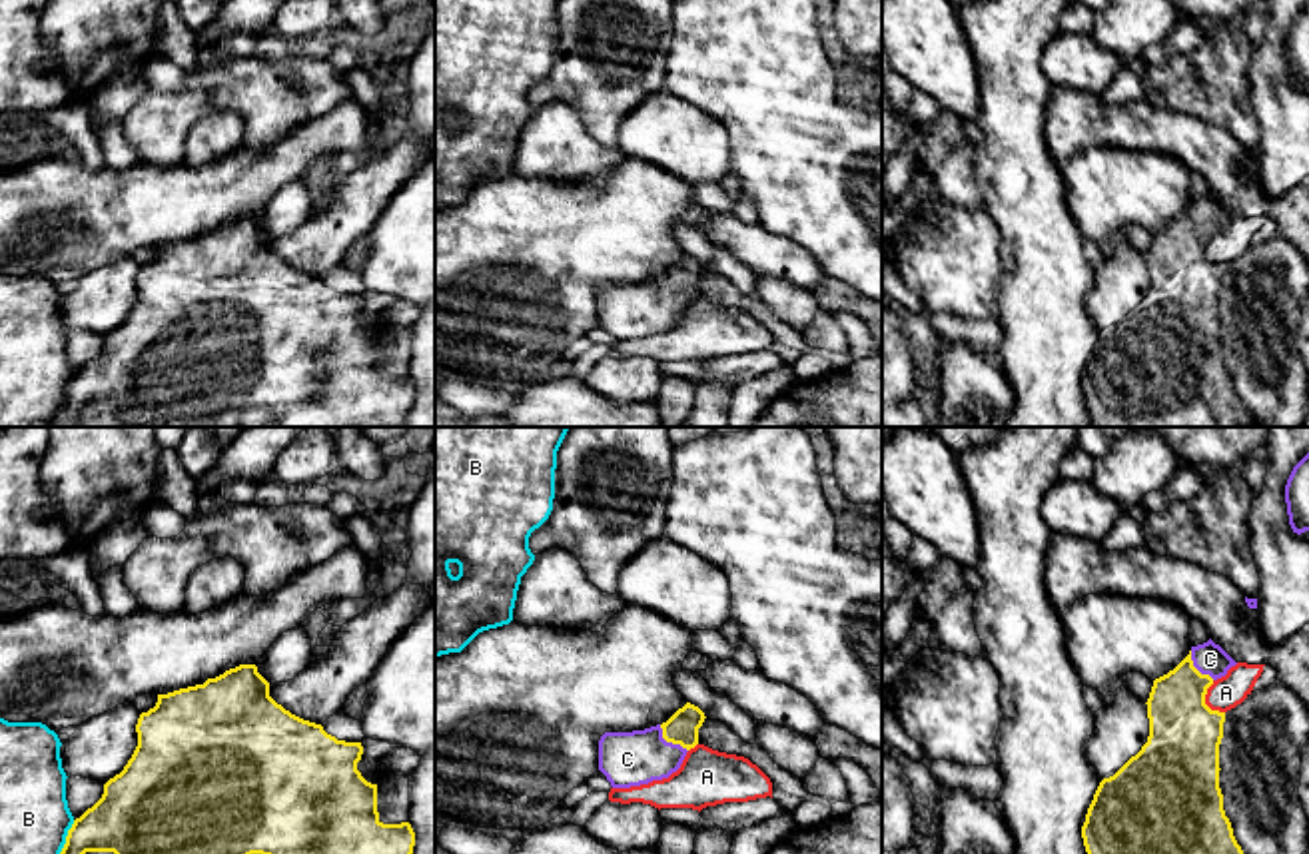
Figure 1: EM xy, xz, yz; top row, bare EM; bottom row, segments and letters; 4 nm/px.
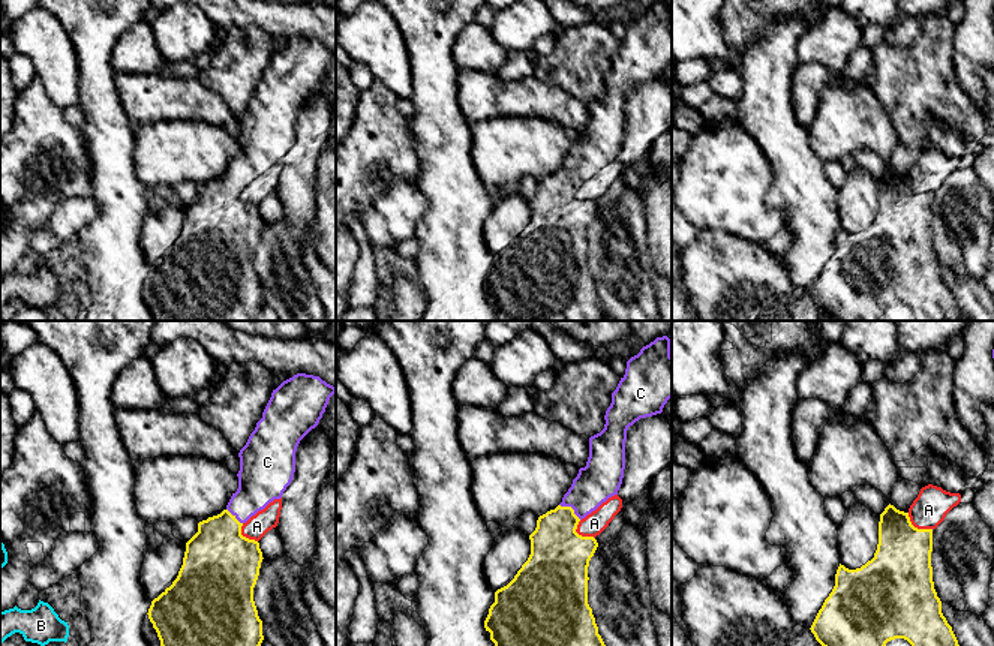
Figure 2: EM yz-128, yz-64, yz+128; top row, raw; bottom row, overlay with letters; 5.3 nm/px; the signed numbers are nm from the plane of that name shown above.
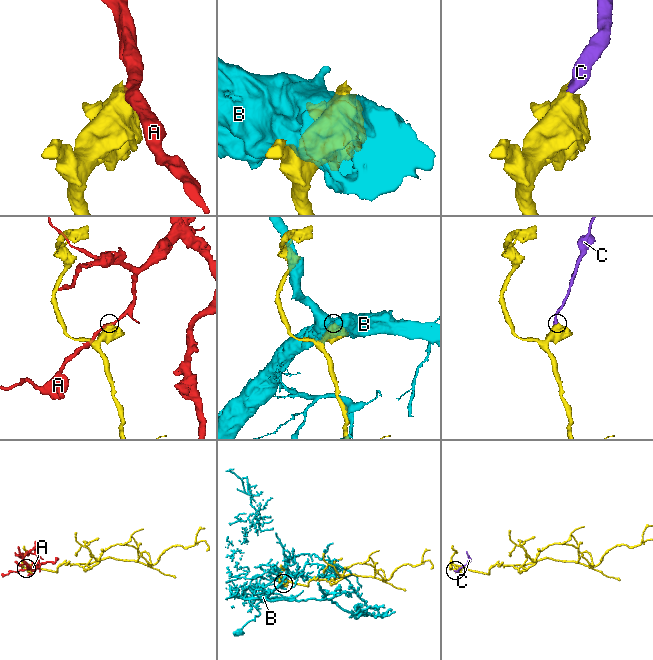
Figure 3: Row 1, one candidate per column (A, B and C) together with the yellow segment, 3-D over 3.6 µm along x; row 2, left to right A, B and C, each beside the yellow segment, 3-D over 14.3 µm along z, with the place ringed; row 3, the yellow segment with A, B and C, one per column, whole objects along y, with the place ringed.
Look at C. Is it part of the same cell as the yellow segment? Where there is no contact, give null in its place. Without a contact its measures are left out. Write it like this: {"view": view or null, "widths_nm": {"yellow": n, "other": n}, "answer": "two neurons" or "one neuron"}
{"view": "xz", "widths_nm": {"yellow": 130, "other": 220}, "answer": "one neuron"}

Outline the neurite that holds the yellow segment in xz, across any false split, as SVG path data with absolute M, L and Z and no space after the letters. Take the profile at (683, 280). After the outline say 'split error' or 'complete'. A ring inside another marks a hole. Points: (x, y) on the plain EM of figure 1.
M686 255L666 275L633 285L605 285L599 293L599 323L613 341L631 341L676 325L698 297L704 265Z; split error

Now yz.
M1211 192L1191 200L1147 251L1149 289L1113 329L1103 331L1082 379L1093 427L1257 427L1233 389L1219 341L1225 265L1205 257L1207 241L1237 215Z; split error

